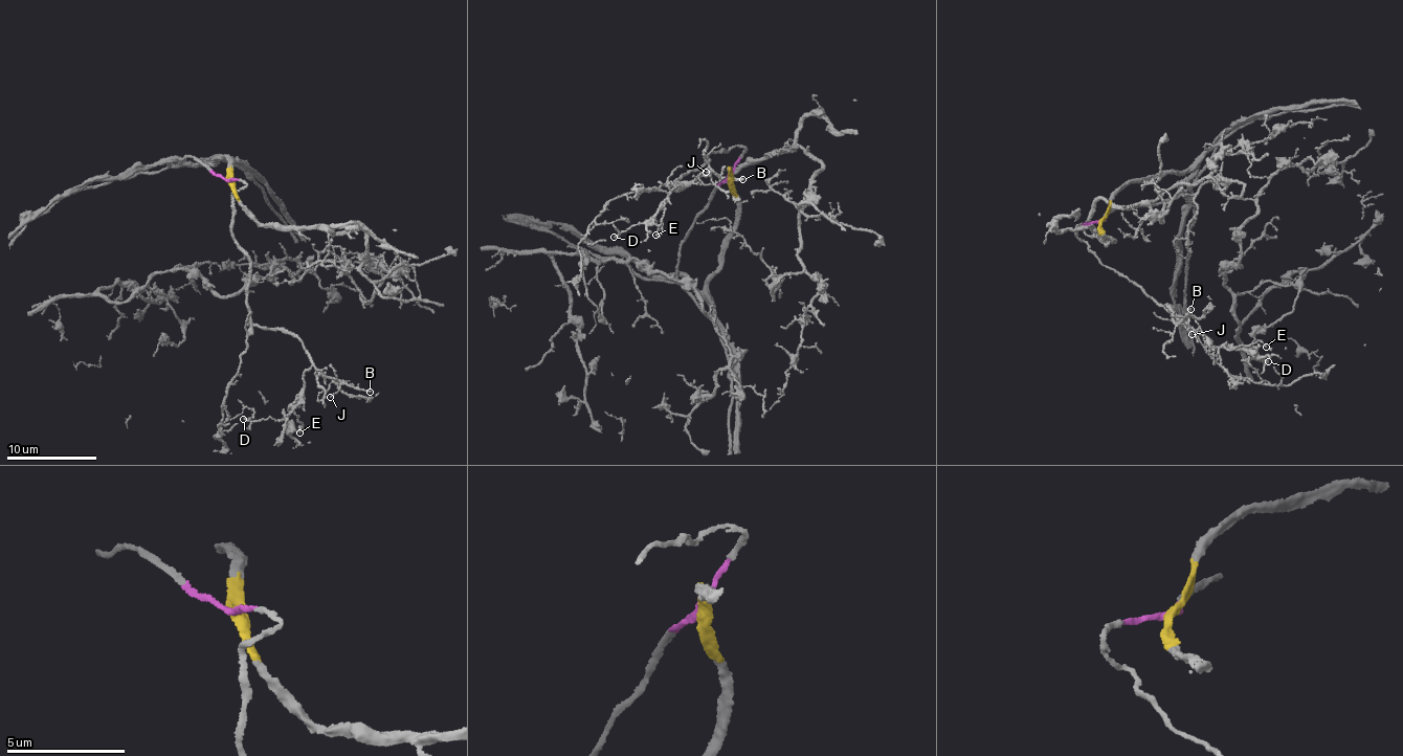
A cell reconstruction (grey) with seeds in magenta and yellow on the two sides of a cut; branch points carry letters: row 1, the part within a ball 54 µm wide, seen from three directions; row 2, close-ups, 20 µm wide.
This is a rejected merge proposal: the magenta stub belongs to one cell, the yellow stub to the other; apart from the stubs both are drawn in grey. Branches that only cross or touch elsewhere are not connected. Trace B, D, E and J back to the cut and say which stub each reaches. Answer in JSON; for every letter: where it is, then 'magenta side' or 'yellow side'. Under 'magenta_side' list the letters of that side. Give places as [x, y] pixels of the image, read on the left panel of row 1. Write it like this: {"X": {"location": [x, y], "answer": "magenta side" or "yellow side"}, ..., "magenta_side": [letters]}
{"B": {"location": [370, 392], "answer": "magenta side"}, "D": {"location": [243, 419], "answer": "magenta side"}, "E": {"location": [299, 432], "answer": "magenta side"}, "J": {"location": [330, 397], "answer": "magenta side"}, "magenta_side": ["B", "D", "E", "J"]}

